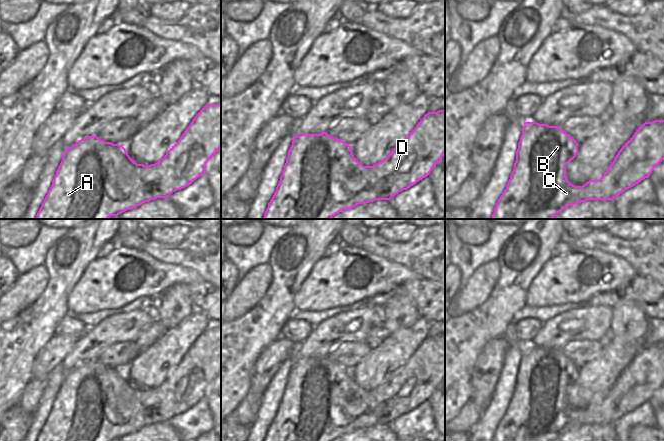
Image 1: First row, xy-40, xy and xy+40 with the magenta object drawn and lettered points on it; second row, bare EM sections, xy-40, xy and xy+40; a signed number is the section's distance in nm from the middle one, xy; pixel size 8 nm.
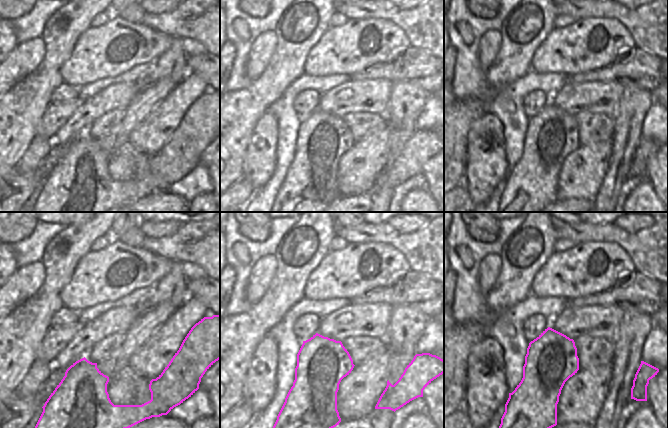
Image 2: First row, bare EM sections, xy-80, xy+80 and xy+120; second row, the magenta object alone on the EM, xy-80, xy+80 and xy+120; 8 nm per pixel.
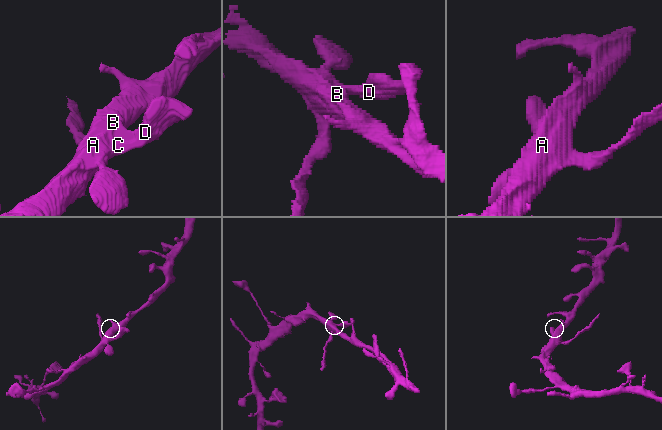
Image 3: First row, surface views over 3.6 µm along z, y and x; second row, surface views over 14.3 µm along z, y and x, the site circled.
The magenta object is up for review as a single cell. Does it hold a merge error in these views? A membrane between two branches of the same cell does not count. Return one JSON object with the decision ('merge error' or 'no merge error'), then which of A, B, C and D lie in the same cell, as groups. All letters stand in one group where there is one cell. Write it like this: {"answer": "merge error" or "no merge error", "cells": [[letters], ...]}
{"answer": "no merge error", "cells": [["A", "B", "C", "D"]]}

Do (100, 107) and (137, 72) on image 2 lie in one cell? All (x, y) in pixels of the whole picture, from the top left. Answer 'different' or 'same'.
different

